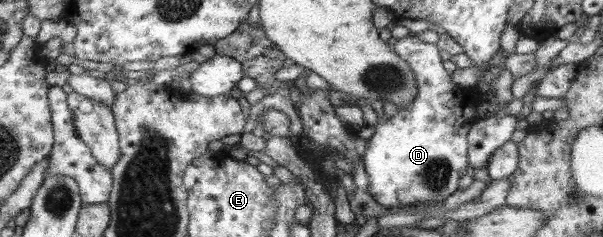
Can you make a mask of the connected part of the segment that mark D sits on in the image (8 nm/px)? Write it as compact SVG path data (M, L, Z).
M410 34L397 39L392 45L393 52L409 64L418 81L418 97L407 106L399 108L397 115L386 115L384 120L377 120L373 126L375 133L367 142L366 153L362 160L365 164L369 186L368 193L383 207L391 209L397 206L420 205L425 203L441 204L459 188L459 178L469 172L467 166L467 132L477 122L475 106L484 93L482 86L464 89L454 83L453 75L443 66L438 46L423 42L421 38Z

